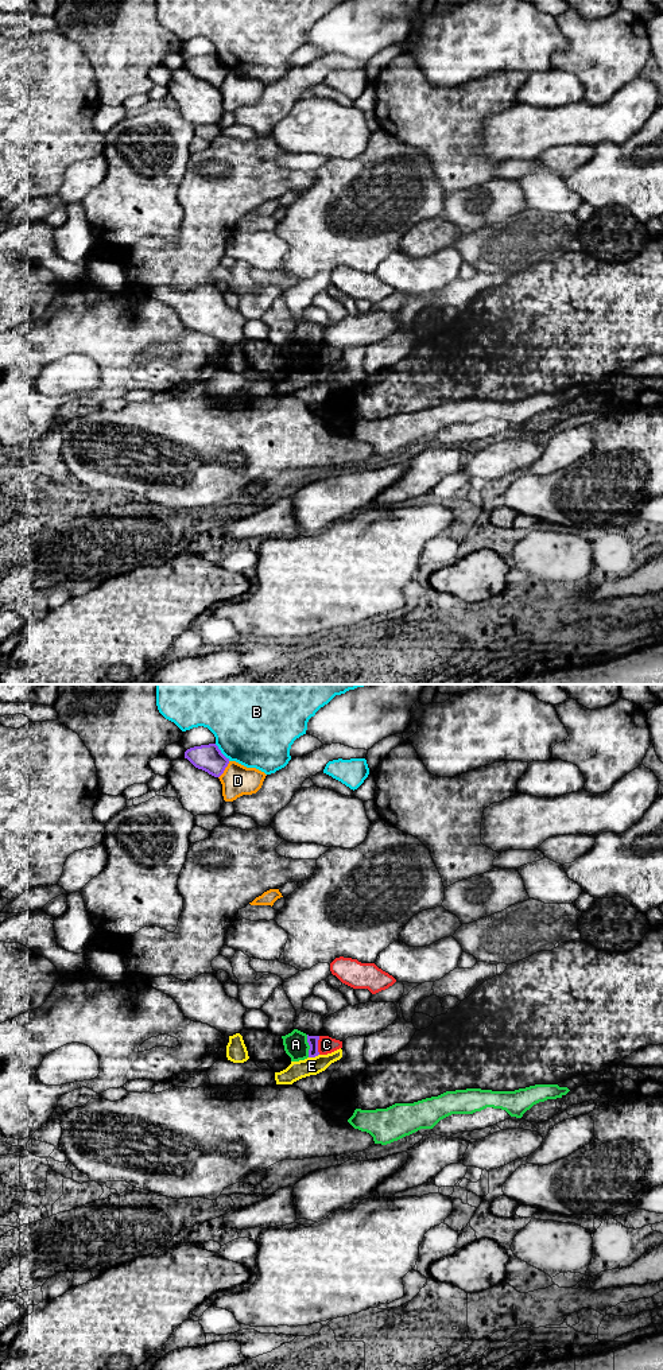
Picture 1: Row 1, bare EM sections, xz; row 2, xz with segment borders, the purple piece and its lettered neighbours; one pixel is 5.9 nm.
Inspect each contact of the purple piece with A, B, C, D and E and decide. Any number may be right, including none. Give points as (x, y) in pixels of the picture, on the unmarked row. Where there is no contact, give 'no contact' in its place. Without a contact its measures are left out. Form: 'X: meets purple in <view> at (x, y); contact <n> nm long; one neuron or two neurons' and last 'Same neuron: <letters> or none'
A: meets purple in xz at (309, 354); contact 140 nm long; two neurons
B: meets purple in xz at (220, 62); contact 140 nm long; two neurons
C: meets purple in xz at (317, 356); contact 110 nm long; two neurons
D: meets purple in xz at (224, 80); contact 120 nm long; two neurons
E: meets purple in xz at (313, 367); contact 70 nm long; two neurons
Same neuron: none

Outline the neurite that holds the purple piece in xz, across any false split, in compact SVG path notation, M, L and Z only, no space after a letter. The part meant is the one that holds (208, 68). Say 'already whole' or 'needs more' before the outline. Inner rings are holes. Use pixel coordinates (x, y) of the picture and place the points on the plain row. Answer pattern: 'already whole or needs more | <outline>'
already whole | M216 54L190 58L185 62L187 69L195 78L208 82L214 88L220 88L229 74Z

